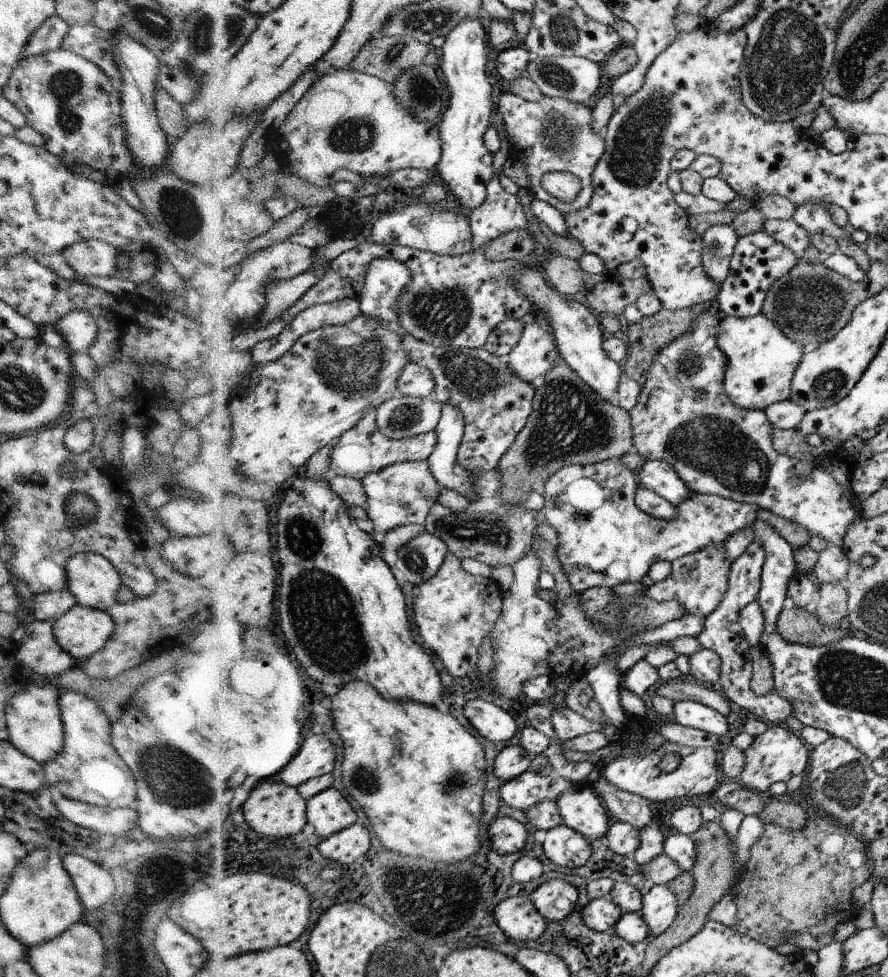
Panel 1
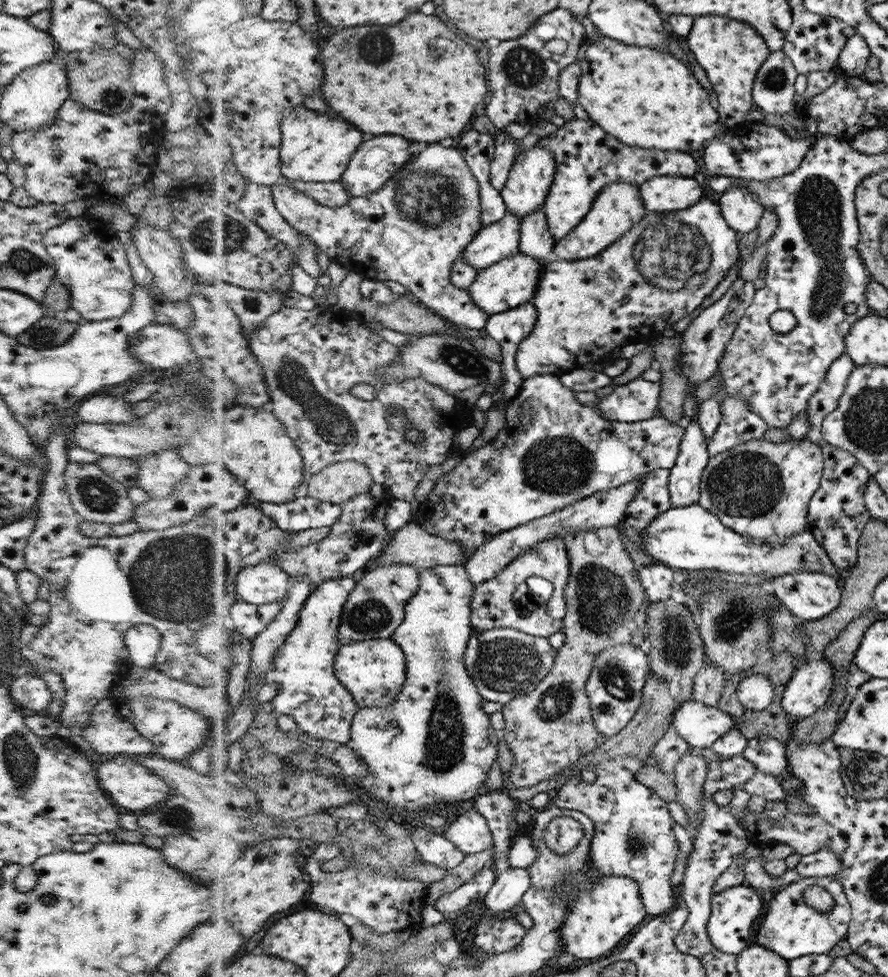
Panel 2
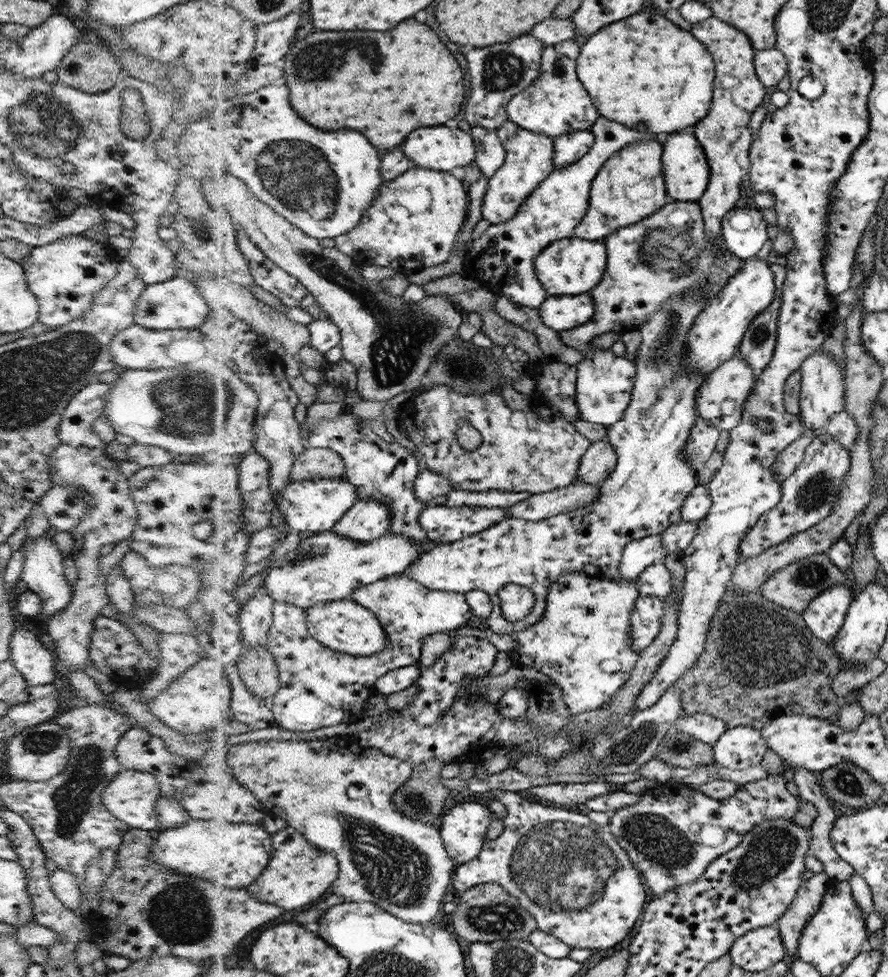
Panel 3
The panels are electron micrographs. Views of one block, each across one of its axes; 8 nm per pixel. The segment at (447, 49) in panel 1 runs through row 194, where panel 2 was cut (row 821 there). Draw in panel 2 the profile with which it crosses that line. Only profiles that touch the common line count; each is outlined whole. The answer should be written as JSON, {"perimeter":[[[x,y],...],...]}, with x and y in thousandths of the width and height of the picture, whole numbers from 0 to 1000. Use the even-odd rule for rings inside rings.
{"perimeter":[[[533,827],[519,831],[514,840],[505,843],[499,853],[523,872],[523,875],[529,875],[545,872],[554,867],[553,851],[547,837]]]}

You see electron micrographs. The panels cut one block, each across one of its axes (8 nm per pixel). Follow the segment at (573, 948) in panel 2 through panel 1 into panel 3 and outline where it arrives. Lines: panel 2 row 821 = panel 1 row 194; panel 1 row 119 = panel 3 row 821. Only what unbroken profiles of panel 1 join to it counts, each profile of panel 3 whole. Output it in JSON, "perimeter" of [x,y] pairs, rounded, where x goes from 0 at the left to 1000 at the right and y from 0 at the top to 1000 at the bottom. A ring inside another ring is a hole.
{"perimeter":[[[552,810],[551,814],[570,826],[565,837],[568,851],[561,858],[547,861],[537,879],[517,886],[516,895],[511,898],[515,915],[536,906],[561,904],[597,933],[606,952],[622,956],[642,969],[673,973],[698,967],[714,950],[723,931],[726,931],[727,911],[723,905],[724,899],[721,899],[718,890],[712,886],[712,880],[685,846],[669,843],[659,829],[649,832],[611,822],[599,823],[579,811]]]}

